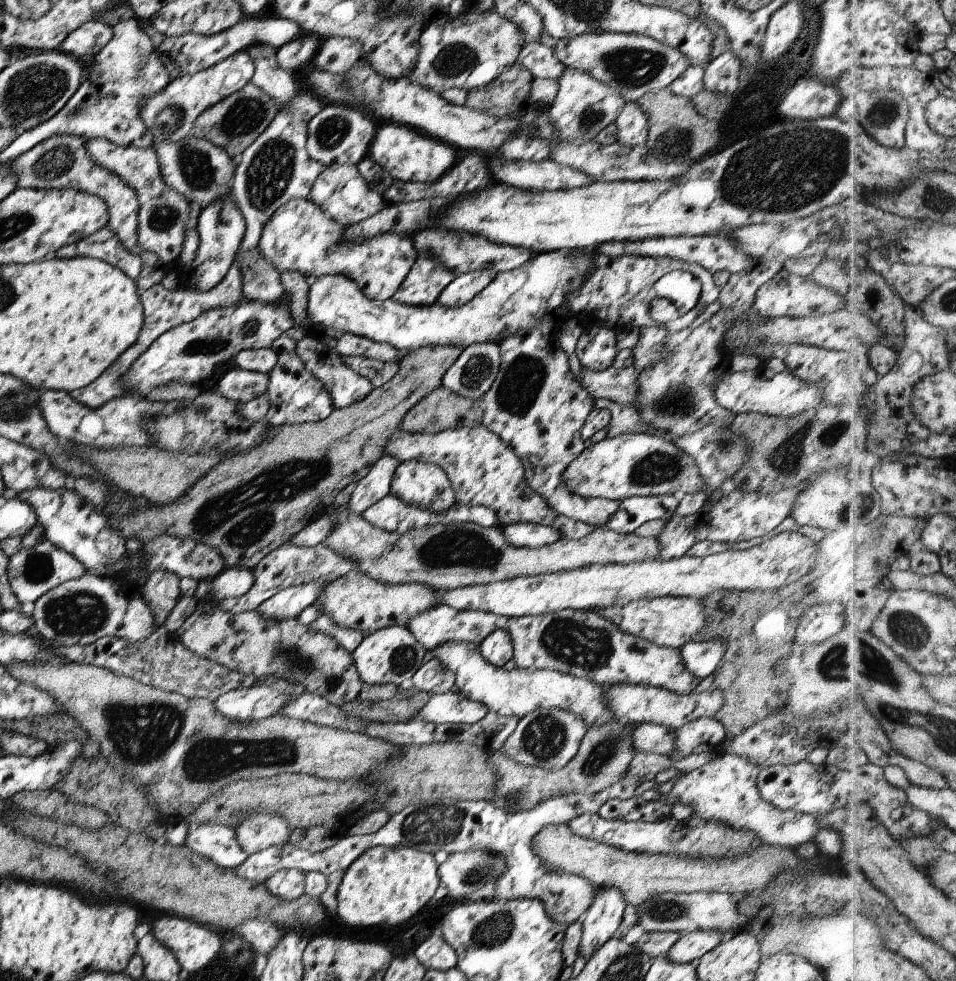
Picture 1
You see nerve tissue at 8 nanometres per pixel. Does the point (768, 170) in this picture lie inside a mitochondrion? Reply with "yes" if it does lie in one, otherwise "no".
yes

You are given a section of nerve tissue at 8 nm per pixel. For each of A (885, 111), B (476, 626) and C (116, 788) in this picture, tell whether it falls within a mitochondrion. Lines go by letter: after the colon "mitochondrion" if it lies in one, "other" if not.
A: mitochondrion
B: mitochondrion
C: mitochondrion

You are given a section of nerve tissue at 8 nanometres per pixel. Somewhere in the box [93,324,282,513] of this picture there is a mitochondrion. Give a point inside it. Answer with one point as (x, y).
(191, 347)

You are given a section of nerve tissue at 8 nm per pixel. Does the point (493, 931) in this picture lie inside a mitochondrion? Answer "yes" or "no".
yes

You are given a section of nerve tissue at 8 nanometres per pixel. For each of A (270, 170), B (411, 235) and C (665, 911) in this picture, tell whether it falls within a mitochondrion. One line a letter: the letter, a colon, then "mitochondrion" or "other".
A: mitochondrion
B: other
C: mitochondrion

